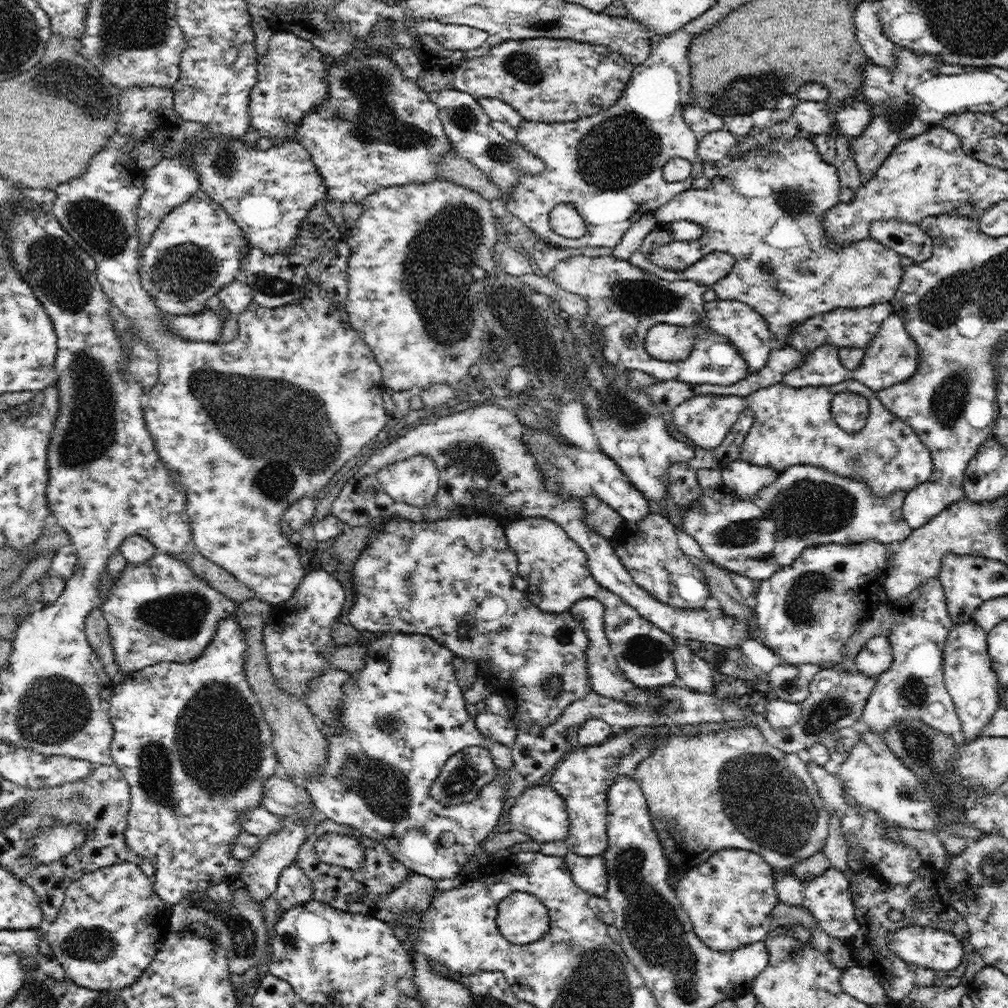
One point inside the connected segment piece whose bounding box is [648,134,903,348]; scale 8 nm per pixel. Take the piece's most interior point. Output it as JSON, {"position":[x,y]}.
{"position":[766,208]}

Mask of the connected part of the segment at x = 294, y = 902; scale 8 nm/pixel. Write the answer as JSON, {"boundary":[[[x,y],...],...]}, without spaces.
{"boundary":[[[296,864],[287,866],[278,879],[273,897],[278,900],[280,911],[302,906],[313,899],[313,886],[302,868]]]}

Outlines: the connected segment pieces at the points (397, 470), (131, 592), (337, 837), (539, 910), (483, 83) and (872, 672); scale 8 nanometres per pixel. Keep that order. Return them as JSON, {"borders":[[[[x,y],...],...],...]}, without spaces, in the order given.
{"borders":[[[[417,454],[389,465],[383,465],[377,472],[377,482],[395,501],[402,501],[415,507],[417,511],[424,511],[425,507],[436,498],[439,486],[438,467],[428,455]]],[[[161,553],[146,561],[139,566],[128,564],[120,578],[111,578],[107,568],[104,578],[100,580],[99,606],[107,620],[114,659],[125,673],[133,673],[162,661],[183,664],[195,661],[216,636],[220,620],[234,616],[240,605],[194,574],[182,557]]],[[[327,832],[314,844],[316,856],[333,868],[347,868],[358,872],[366,867],[366,851],[353,836]]],[[[524,891],[512,892],[498,904],[497,927],[508,942],[524,945],[536,942],[549,929],[549,911],[541,900]]],[[[530,38],[522,41],[506,41],[482,52],[470,54],[468,60],[454,69],[455,90],[474,98],[498,98],[510,104],[526,121],[566,122],[578,117],[590,116],[612,106],[623,94],[634,64],[630,64],[618,52],[609,52],[600,44],[576,42],[569,38]]],[[[889,633],[873,636],[866,641],[855,659],[854,668],[864,676],[875,676],[886,672],[893,661]]]]}

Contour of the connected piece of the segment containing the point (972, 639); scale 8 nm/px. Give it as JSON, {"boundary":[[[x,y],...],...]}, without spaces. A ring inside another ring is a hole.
{"boundary":[[[974,620],[961,625],[954,624],[950,629],[944,644],[943,669],[947,691],[953,698],[961,722],[958,739],[969,743],[981,736],[983,726],[986,726],[1002,702],[998,694],[998,675],[991,667],[987,651],[987,632],[980,625],[976,625]]]}

